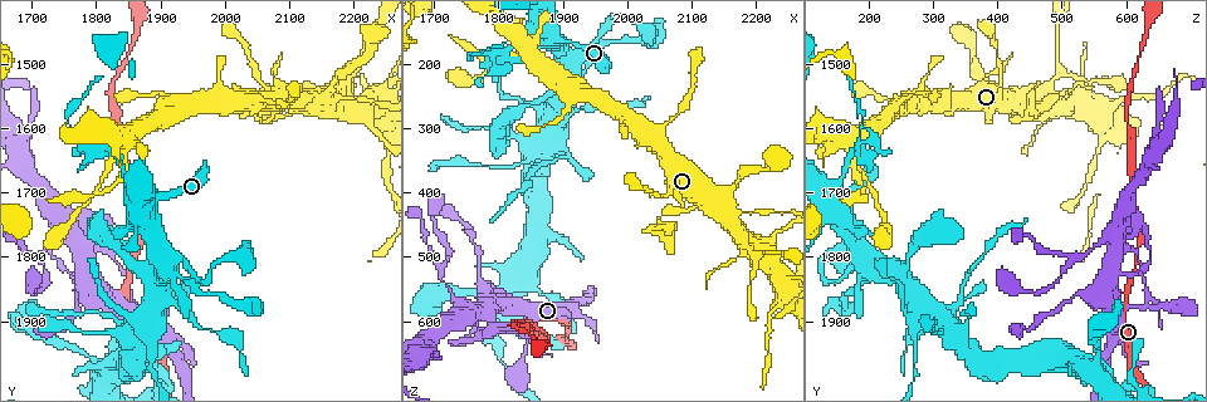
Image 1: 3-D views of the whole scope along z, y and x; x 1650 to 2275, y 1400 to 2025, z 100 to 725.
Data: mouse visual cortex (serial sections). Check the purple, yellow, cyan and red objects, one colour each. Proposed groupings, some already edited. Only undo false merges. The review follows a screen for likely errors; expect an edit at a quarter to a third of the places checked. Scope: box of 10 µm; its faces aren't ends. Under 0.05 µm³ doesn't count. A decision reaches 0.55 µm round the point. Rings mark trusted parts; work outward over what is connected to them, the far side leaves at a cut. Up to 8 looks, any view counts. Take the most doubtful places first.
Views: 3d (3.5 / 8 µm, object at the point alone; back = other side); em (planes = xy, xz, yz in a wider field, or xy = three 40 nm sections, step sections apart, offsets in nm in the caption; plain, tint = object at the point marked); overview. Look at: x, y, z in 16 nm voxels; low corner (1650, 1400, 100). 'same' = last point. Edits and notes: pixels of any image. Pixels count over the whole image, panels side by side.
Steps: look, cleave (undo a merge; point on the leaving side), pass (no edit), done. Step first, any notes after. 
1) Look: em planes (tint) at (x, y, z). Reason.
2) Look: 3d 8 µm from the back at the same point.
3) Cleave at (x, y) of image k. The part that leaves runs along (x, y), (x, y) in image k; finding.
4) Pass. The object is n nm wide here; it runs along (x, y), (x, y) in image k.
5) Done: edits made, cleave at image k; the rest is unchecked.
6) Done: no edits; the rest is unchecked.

Look: 3d 8 µm at (1710, 1805, 520). Three arms meet.

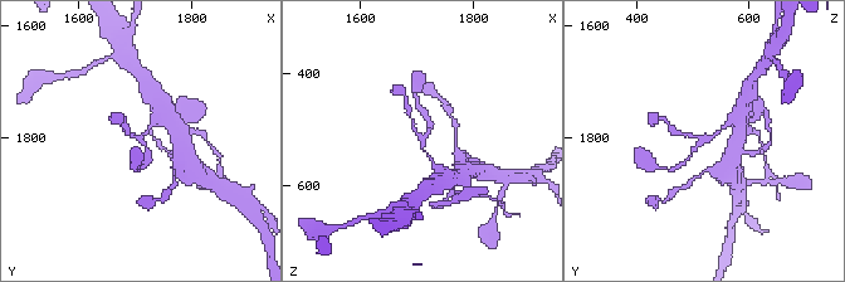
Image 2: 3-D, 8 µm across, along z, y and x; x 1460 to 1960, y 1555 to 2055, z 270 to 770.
Look: 3d 3.5 µm at the same point. Zoom in.

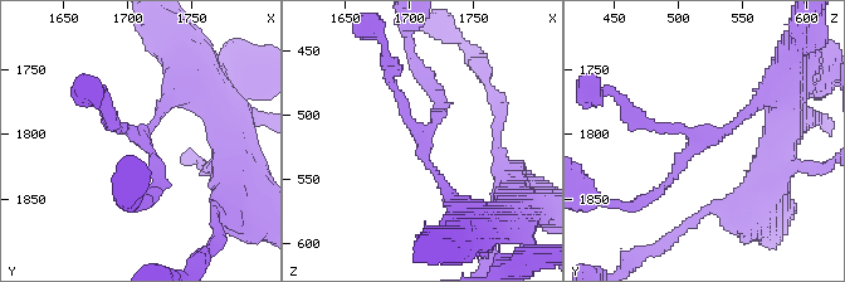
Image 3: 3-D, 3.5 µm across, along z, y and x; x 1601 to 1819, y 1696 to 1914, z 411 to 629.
Look: em planes (tint) at (1714, 1802, 516). 3 arms meet here; the arms are 150, 150, 200 nm wide.

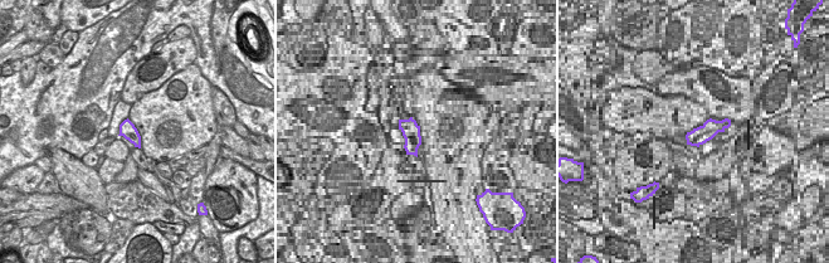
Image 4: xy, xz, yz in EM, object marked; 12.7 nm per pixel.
Pass. The object is 200 nm wide here; it runs along (763, 96), (693, 146), (650, 197) in image 3; one cell here.

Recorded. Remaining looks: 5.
Look: 3d 8 µm at (1920, 1800, 195). Calibre changes.

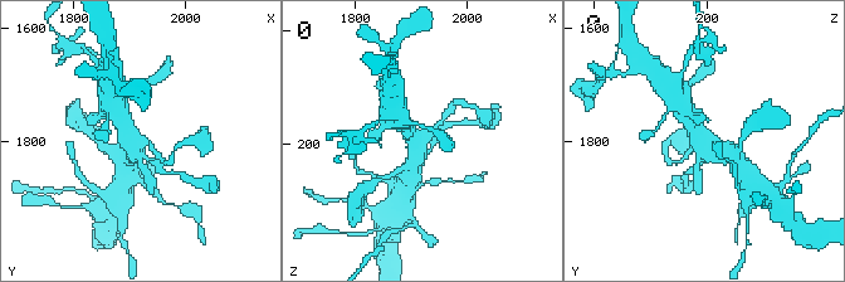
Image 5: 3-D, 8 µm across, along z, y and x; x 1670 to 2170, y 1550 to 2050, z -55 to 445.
Look: 3d 3.5 µm from the back at the same point. Zoom in.

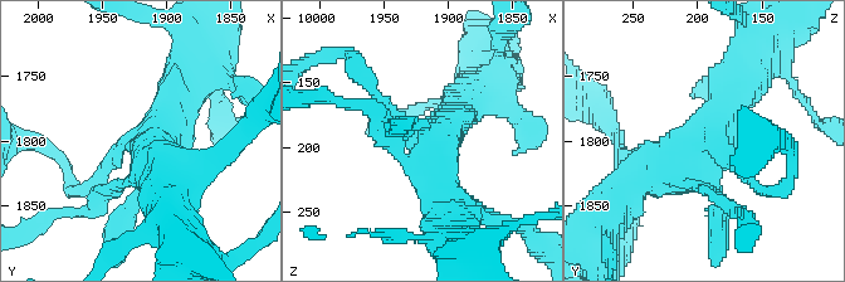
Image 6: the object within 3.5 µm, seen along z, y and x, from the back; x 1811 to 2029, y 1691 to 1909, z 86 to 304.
Look: em xy step 2 (tint) at (1924, 1798, 190). Shape alone is not enough.

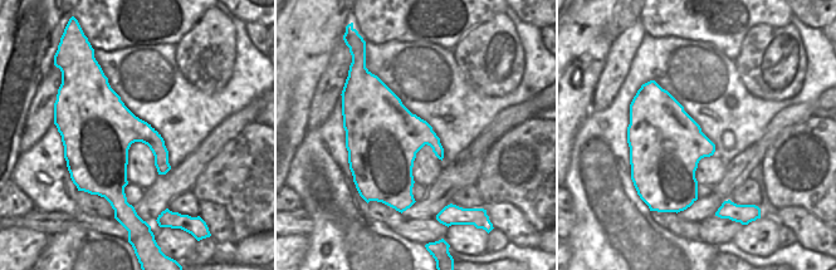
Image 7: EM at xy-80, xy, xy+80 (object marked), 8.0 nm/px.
Pass. The object is 550 nm wide here; it runs along (745, 83), (695, 149), (631, 184) in image 6; all the same cell.

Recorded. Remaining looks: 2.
Look: 3d 3.5 µm at (1900, 1860, 345). Sudden change in width.

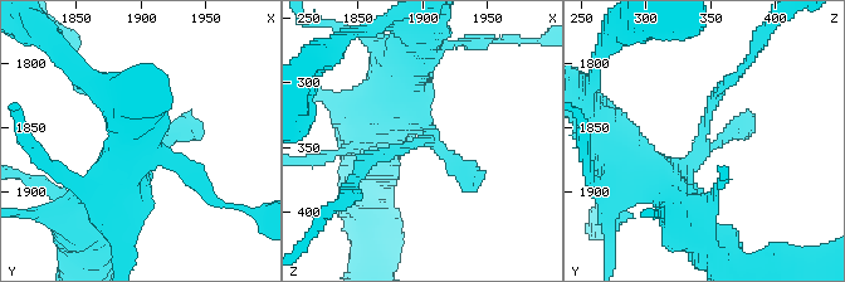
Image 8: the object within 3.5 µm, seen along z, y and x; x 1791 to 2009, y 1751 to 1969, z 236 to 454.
Look: em xy step 1 (tint) at (1902, 1858, 344).

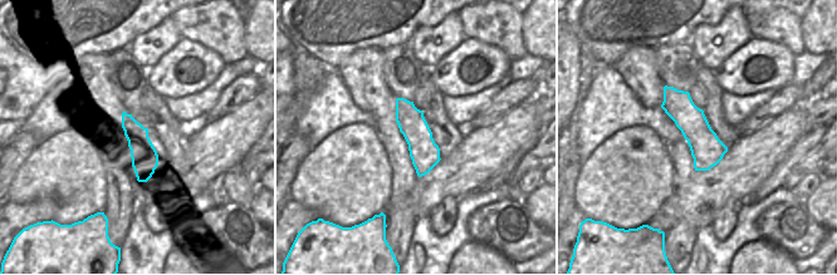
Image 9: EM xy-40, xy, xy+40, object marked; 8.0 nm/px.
Cleave at (722, 84) of image 8. The object is 240 nm wide here; a border runs along (690, 97), (662, 104) in image 9; two cells meet here.

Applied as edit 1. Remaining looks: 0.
Done: edits made, cleave at image 8; the rest is unchecked.

